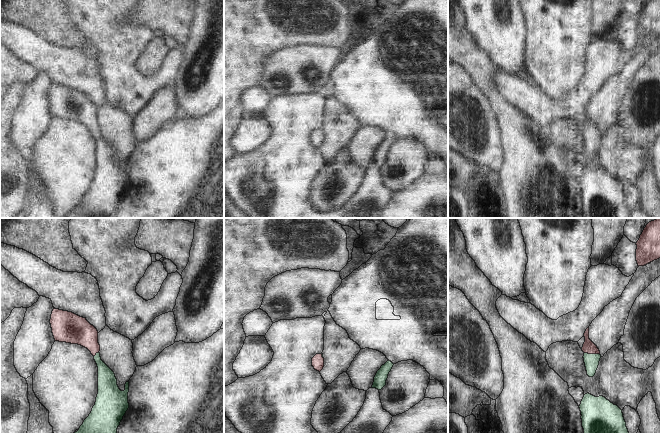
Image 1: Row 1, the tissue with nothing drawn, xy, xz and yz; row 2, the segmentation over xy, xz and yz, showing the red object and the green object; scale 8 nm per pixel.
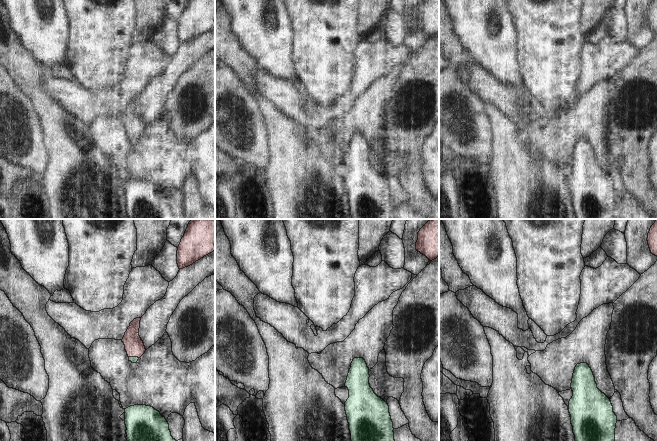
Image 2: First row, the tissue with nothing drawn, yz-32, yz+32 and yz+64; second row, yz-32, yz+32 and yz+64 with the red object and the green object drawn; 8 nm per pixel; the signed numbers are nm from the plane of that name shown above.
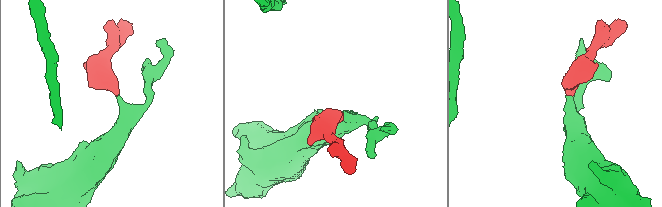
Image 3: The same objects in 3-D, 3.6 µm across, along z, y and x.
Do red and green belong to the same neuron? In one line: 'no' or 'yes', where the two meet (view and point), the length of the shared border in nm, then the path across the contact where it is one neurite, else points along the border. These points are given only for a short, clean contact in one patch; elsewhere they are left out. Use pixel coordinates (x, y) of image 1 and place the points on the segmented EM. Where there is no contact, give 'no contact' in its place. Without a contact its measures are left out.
yes; meets red in yz at (592, 353); contact 130 nm long; runs through yz (589, 347), (592, 353), (591, 361)

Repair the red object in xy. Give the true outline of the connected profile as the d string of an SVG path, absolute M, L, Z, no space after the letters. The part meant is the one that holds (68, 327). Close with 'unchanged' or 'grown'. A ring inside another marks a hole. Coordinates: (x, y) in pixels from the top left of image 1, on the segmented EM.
M54 308L50 324L55 341L87 348L98 367L95 405L75 433L117 433L117 428L129 408L129 381L125 384L125 390L121 391L114 372L101 360L98 331L86 318Z; grown

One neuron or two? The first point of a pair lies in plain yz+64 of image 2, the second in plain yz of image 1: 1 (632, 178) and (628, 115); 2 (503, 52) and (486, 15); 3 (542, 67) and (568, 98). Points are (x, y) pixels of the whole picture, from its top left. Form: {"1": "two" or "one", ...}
{"1": "one", "2": "one", "3": "two"}

